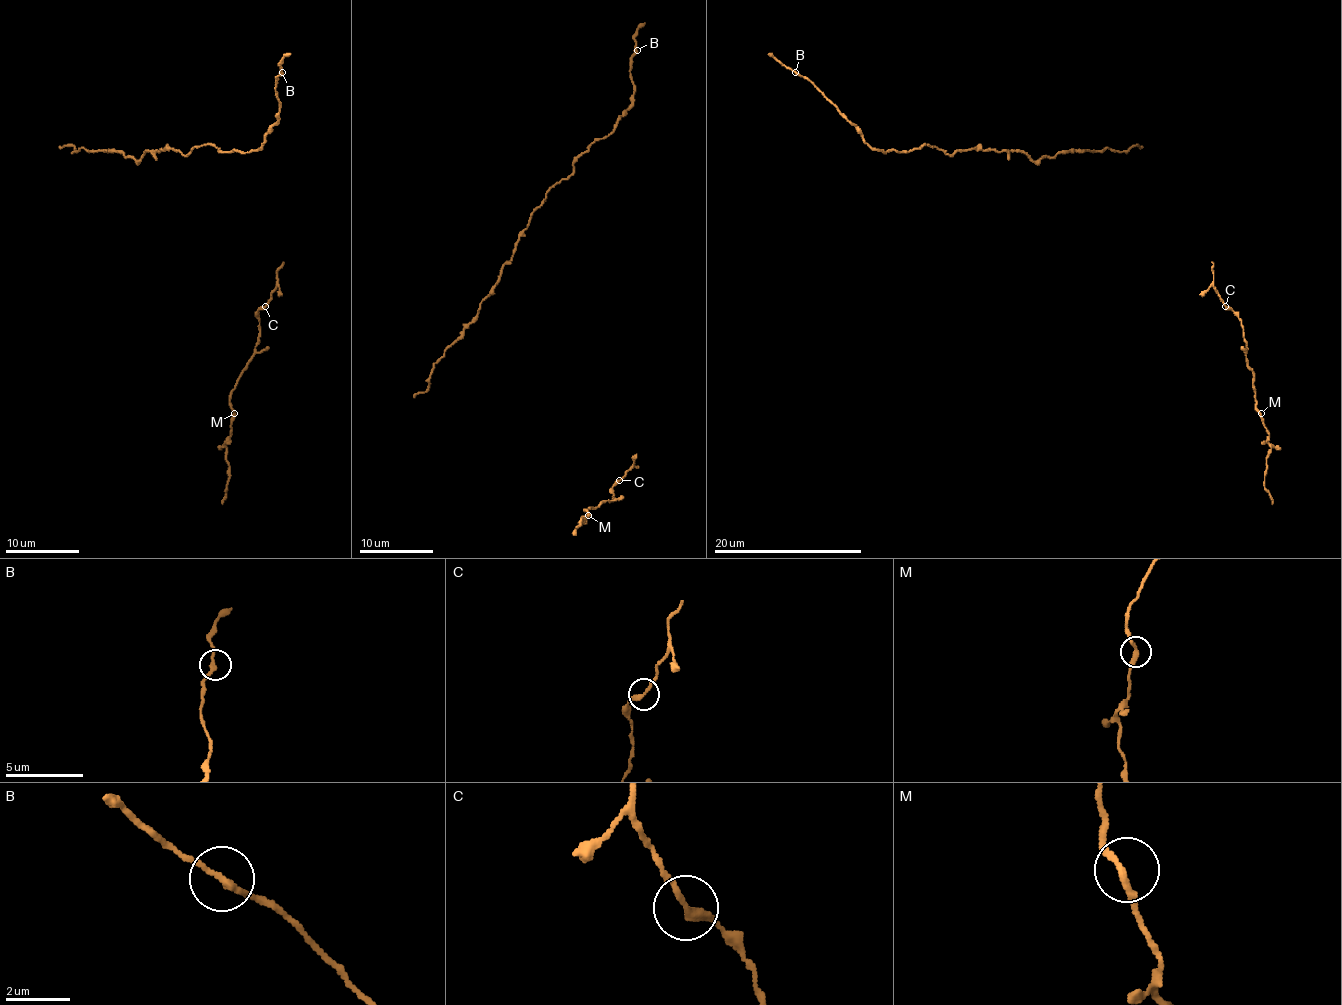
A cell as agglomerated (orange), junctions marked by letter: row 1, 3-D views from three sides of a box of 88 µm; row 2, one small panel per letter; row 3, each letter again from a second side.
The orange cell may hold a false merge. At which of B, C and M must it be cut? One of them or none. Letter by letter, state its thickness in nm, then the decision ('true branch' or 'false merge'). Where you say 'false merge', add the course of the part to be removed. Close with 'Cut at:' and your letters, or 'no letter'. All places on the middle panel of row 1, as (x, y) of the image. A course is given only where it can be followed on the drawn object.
B: 220 nm thick; true branch
C: 240 nm thick; true branch
M: 240 nm thick; true branch
Cut at: no letter

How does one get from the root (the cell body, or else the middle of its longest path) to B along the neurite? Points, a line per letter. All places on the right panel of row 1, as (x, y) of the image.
B: (1081, 152), (1033, 161), (1018, 150), (946, 154), (929, 144), (875, 150), (795, 72)

